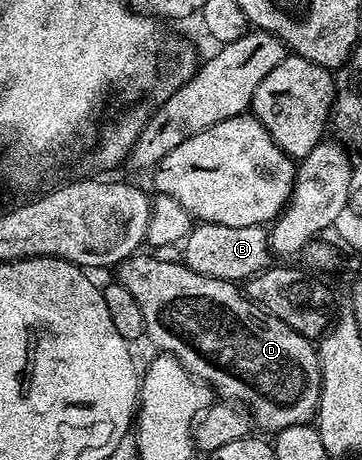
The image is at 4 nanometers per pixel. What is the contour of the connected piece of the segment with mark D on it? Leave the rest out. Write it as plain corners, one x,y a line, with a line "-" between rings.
134,255
116,266
115,274
117,273
117,277
115,277
115,281
116,284
127,287
127,291
131,291
131,295
135,295
135,303
139,303
139,311
143,311
143,323
145,324
144,336
149,338
149,344
154,350
171,356
179,364
184,365
192,377
197,378
198,381
205,382
218,398
244,407
252,418
252,424
257,429
258,427
261,429
270,429
270,434
276,435
280,429
295,427
296,425
308,425
316,418
317,404
319,403
319,395
321,394
321,368
319,367
319,359
317,358
317,346
310,338
299,335
299,331
287,327
287,323
283,323
283,319
279,319
275,314
255,304
232,281
199,275
195,271
188,269
180,260
165,261
162,257
156,255
150,255
150,257
141,256

